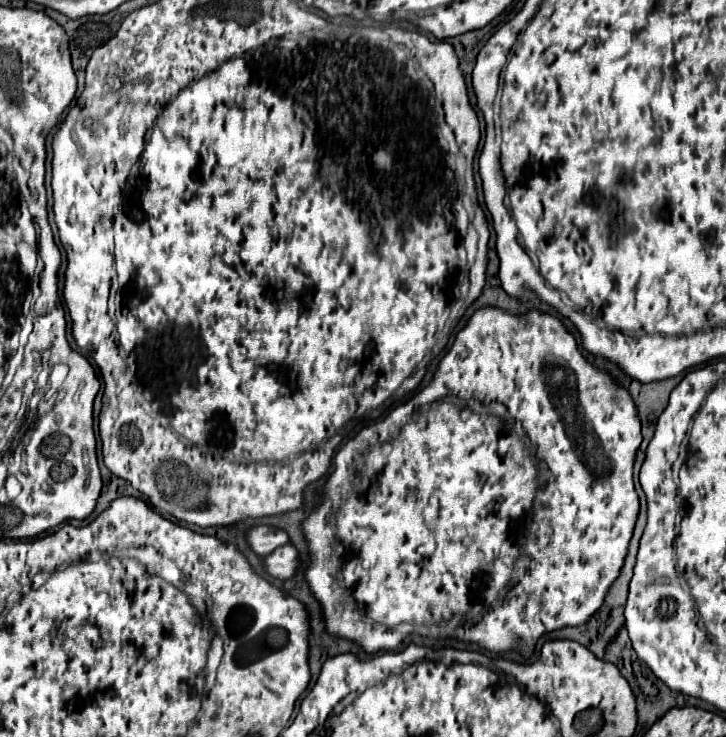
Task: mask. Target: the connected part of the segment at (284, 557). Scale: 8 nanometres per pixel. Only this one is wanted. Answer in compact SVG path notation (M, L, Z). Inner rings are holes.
M284 544L282 548L276 548L264 558L264 568L270 576L288 580L296 568L298 568L298 552L290 544Z

